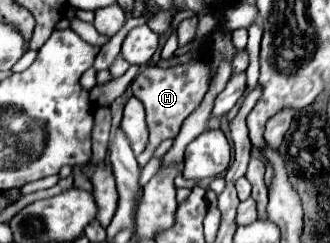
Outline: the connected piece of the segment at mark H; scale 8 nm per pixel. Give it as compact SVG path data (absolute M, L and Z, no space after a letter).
M204 59L188 63L188 65L178 65L172 69L146 67L138 73L138 77L132 83L132 93L136 97L140 97L142 105L146 107L146 121L148 121L148 129L150 129L150 145L142 155L138 155L140 167L144 167L150 161L152 151L164 139L176 137L184 117L188 117L188 113L192 113L192 109L196 109L196 105L200 105L200 101L204 99L210 77L212 77L212 67Z

